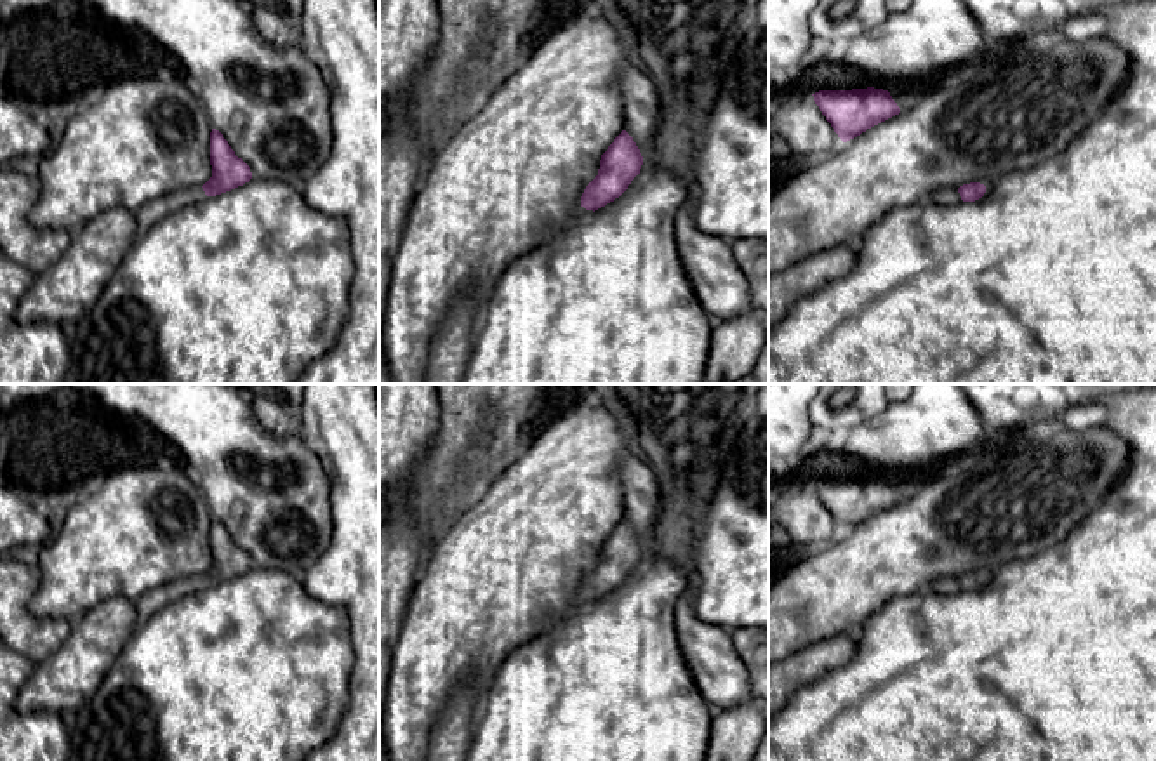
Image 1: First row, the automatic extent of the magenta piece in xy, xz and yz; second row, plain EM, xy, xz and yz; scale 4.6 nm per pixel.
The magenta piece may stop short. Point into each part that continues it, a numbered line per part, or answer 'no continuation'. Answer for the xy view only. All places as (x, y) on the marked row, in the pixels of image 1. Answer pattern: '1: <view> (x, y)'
1: xy (152, 212)

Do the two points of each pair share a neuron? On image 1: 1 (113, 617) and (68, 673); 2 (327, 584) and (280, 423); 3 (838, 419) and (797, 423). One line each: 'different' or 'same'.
1: same
2: different
3: different

